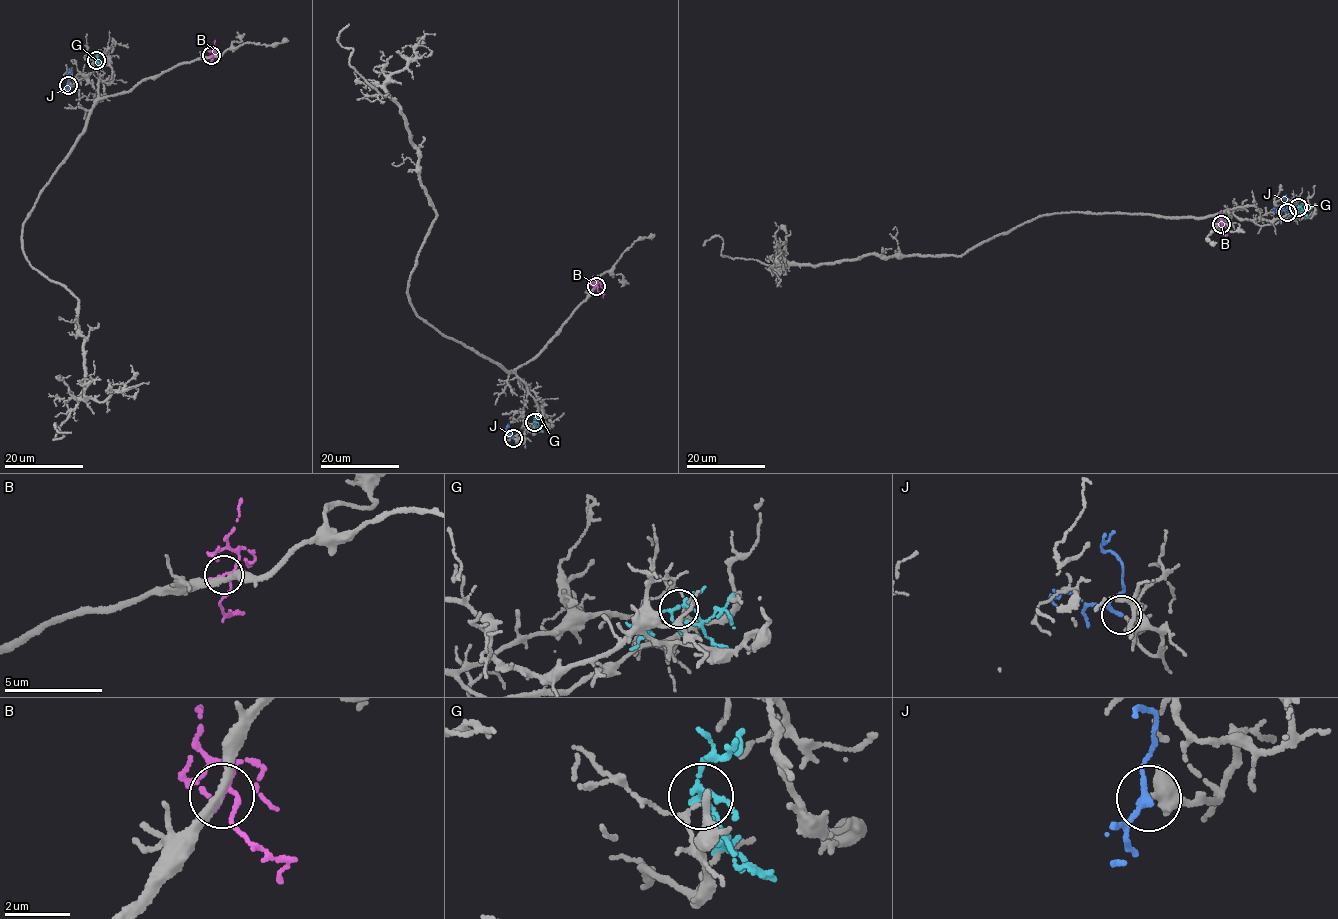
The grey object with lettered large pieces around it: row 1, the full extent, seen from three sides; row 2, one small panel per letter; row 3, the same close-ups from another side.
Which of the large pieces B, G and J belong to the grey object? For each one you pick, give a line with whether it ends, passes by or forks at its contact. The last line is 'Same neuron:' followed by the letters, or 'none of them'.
J: it passes by
Same neuron: J

